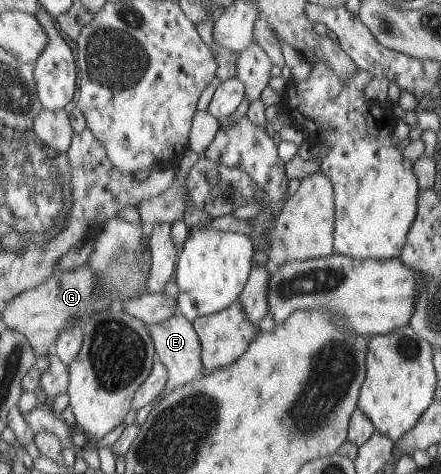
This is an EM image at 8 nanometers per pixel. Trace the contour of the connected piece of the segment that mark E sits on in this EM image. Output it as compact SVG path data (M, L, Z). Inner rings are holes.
M173 315L170 319L160 323L147 325L150 335L152 335L155 358L165 365L168 370L167 380L160 393L159 401L171 393L174 389L190 383L193 379L201 376L201 346L197 332L193 329L192 323L182 315Z

